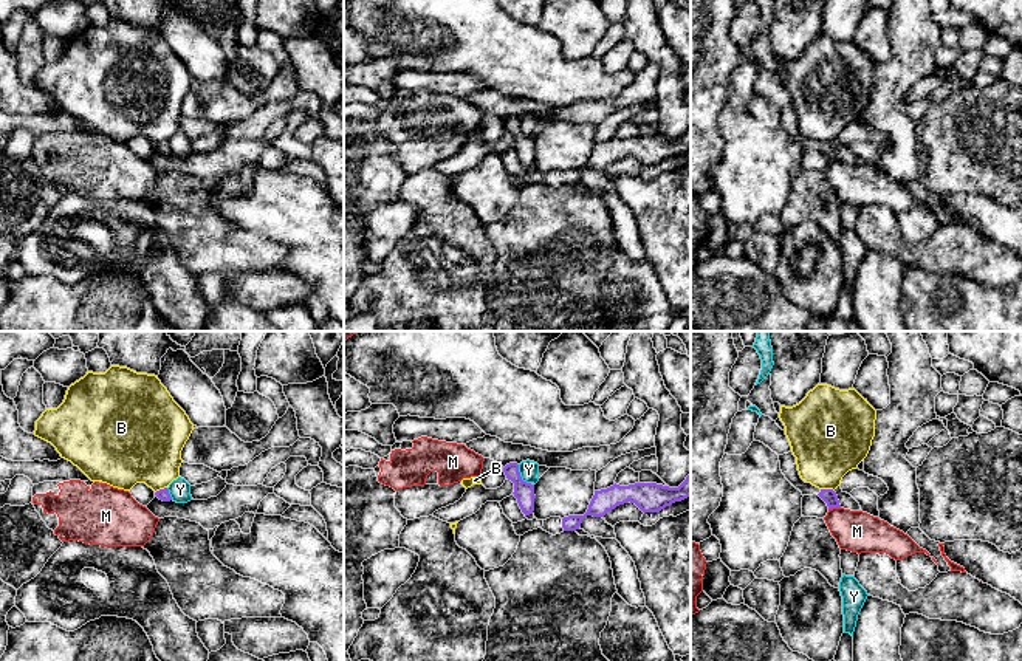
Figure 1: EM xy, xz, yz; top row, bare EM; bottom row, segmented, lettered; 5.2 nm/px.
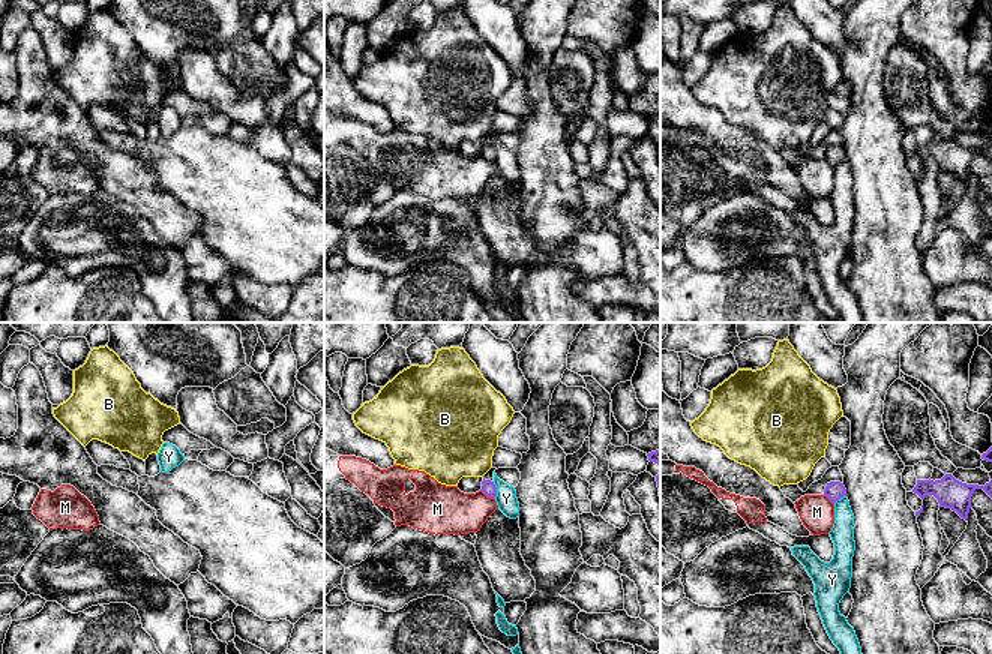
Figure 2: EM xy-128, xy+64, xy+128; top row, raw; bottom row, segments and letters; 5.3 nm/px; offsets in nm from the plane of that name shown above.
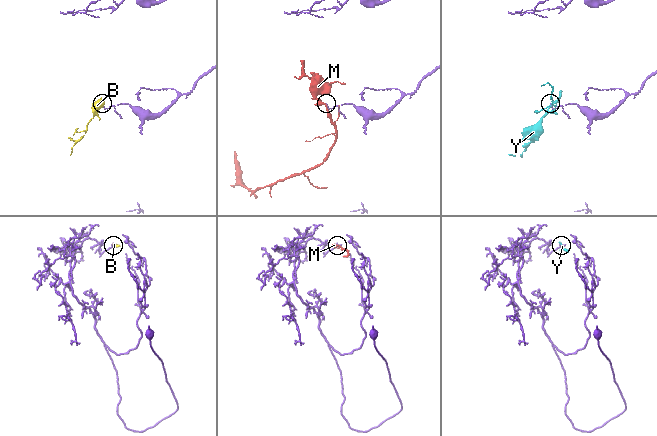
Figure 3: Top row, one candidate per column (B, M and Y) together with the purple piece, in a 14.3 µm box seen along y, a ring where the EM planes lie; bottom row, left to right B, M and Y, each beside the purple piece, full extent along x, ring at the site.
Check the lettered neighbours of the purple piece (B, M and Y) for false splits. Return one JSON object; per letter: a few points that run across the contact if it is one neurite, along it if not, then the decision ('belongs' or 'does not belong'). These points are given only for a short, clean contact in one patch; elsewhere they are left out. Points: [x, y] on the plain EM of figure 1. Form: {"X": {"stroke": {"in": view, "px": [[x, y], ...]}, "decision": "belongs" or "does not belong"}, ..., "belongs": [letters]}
{"B": {"stroke": {"in": "yz", "px": [[821, 141], [833, 144]]}, "decision": "does not belong"}, "M": {"decision": "does not belong"}, "Y": {"stroke": {"in": "xz", "px": [[517, 118], [519, 129], [530, 136]]}, "decision": "does not belong"}, "belongs": []}

